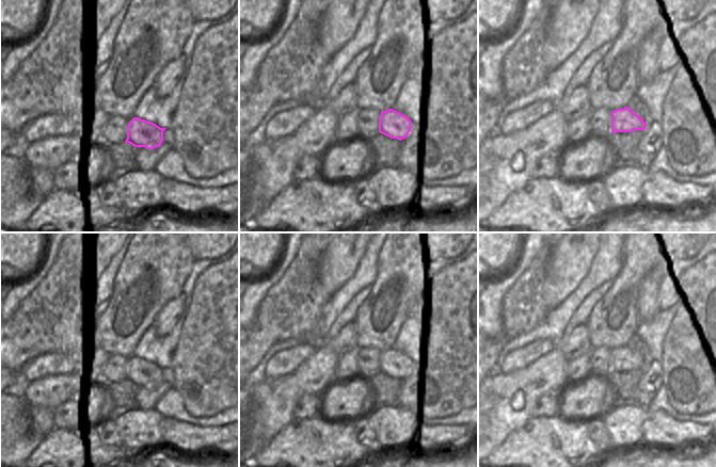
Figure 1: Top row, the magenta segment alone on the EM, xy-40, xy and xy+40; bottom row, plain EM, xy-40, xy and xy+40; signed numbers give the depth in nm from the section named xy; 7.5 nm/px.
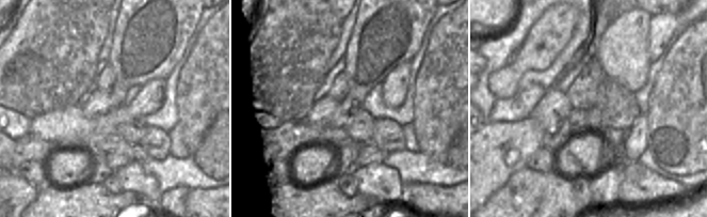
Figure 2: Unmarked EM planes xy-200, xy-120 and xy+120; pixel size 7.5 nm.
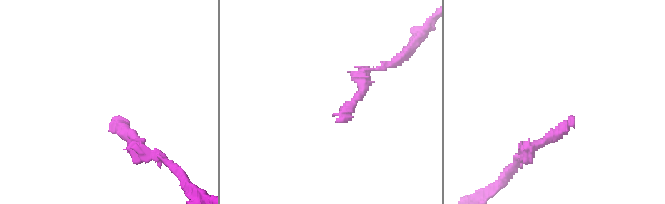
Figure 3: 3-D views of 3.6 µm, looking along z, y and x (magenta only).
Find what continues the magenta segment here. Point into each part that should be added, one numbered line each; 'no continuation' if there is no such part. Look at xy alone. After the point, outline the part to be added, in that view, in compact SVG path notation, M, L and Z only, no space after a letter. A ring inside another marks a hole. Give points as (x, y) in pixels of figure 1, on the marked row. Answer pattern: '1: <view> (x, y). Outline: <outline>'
1: xy (367, 118). Outline: M361 109L357 111L357 136L369 140L379 133L379 116L381 111Z

